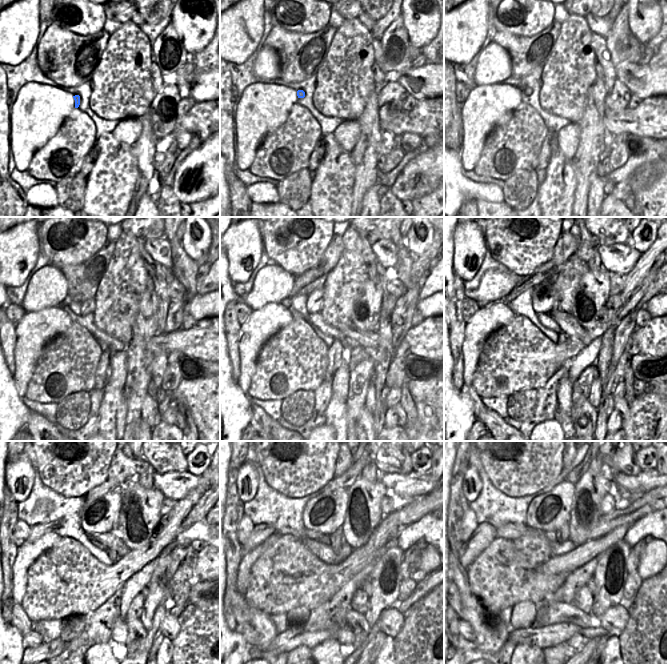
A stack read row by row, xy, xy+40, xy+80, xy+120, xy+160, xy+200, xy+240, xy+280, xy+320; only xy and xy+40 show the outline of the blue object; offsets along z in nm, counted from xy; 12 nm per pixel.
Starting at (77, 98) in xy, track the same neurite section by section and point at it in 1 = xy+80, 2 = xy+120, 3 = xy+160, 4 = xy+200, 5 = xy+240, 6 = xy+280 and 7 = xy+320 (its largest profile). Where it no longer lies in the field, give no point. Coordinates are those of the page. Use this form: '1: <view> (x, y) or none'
1: xy+80 (527, 90)
2: xy+120 (88, 306)
3: xy+160 (315, 300)
4: xy+200 (544, 295)
5: xy+240 (99, 515)
6: xy+280 (325, 513)
7: xy+320 (548, 512)

